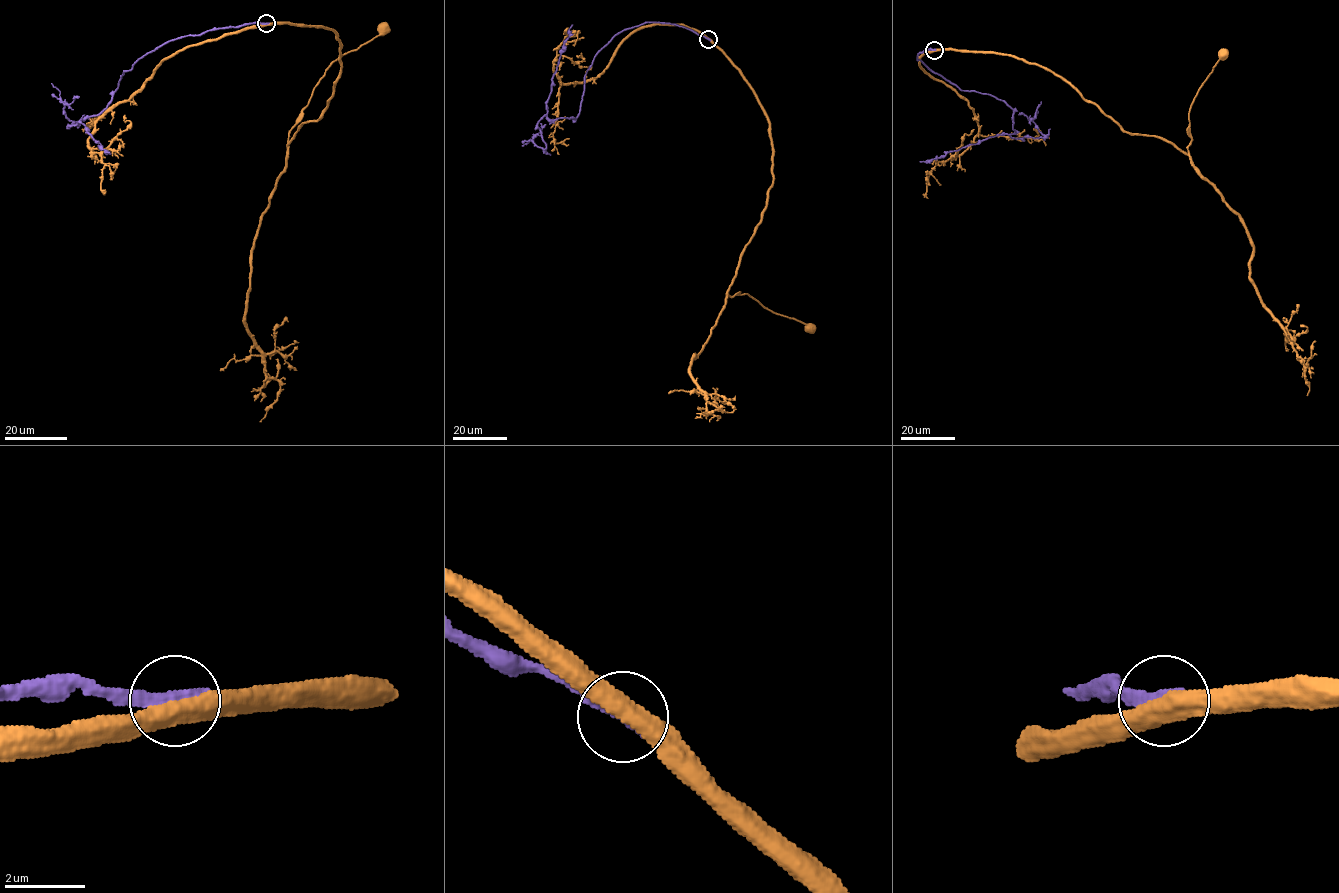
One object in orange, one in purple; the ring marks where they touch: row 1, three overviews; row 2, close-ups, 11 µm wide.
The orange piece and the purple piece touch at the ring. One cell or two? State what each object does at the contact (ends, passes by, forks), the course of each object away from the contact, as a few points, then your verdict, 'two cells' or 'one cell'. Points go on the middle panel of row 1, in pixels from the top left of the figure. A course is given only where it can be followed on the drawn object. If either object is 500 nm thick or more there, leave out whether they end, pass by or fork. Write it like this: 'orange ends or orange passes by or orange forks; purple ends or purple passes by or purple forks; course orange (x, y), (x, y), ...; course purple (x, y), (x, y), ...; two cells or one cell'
orange passes by; purple ends; course orange (708, 39), (749, 84), (769, 124), (772, 148), (773, 184), (767, 206), (727, 292), (749, 295), (808, 328); course purple (708, 39), (669, 23), (622, 30), (587, 70), (579, 114), (550, 120), (551, 78), (572, 25); two cells

